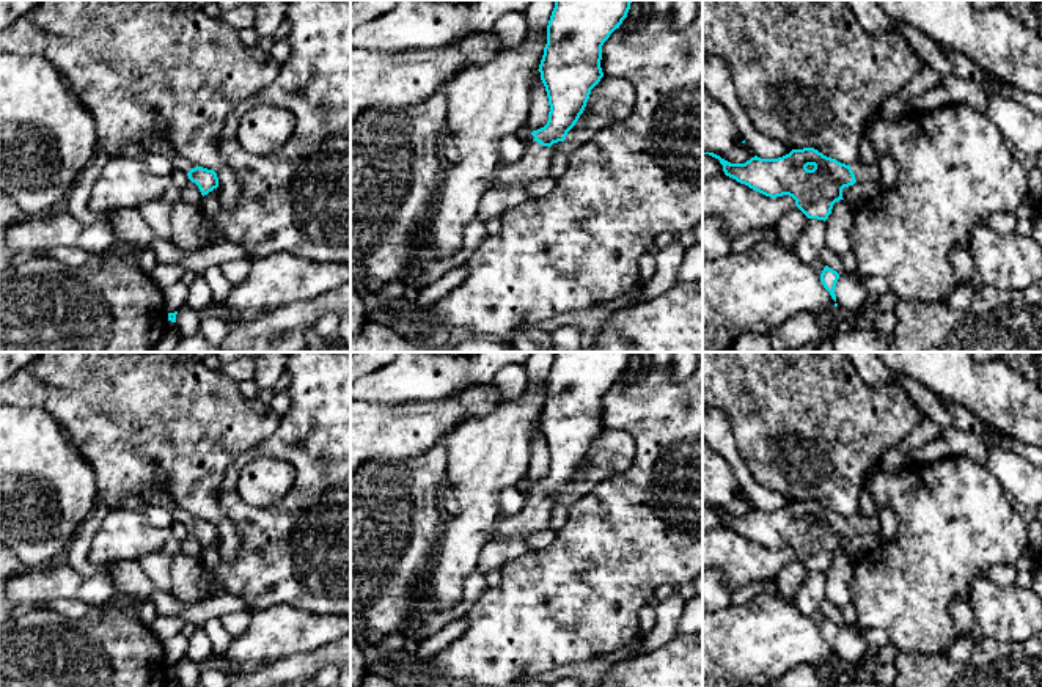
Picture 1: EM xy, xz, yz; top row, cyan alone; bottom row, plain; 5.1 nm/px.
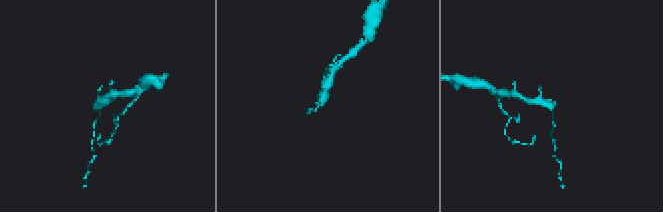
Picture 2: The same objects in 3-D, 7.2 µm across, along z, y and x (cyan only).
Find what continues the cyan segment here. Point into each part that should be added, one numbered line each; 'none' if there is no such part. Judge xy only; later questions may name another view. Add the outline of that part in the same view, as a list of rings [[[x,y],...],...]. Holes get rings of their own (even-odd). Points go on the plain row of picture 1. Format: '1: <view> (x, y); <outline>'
1: xy (161, 495); [[[165,486],[148,487],[143,490],[140,498],[148,505],[157,505],[168,509],[176,517],[174,520],[184,525],[189,525],[196,519],[179,505],[179,500],[176,500]]]

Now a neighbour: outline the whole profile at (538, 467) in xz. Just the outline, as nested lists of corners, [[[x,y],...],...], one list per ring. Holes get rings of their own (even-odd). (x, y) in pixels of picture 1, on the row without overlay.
[[[534,426],[530,429],[530,445],[531,446],[527,479],[538,483],[547,476],[550,457],[545,439],[542,432]]]

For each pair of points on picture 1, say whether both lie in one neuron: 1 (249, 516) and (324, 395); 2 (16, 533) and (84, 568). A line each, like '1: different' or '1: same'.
1: same
2: different

